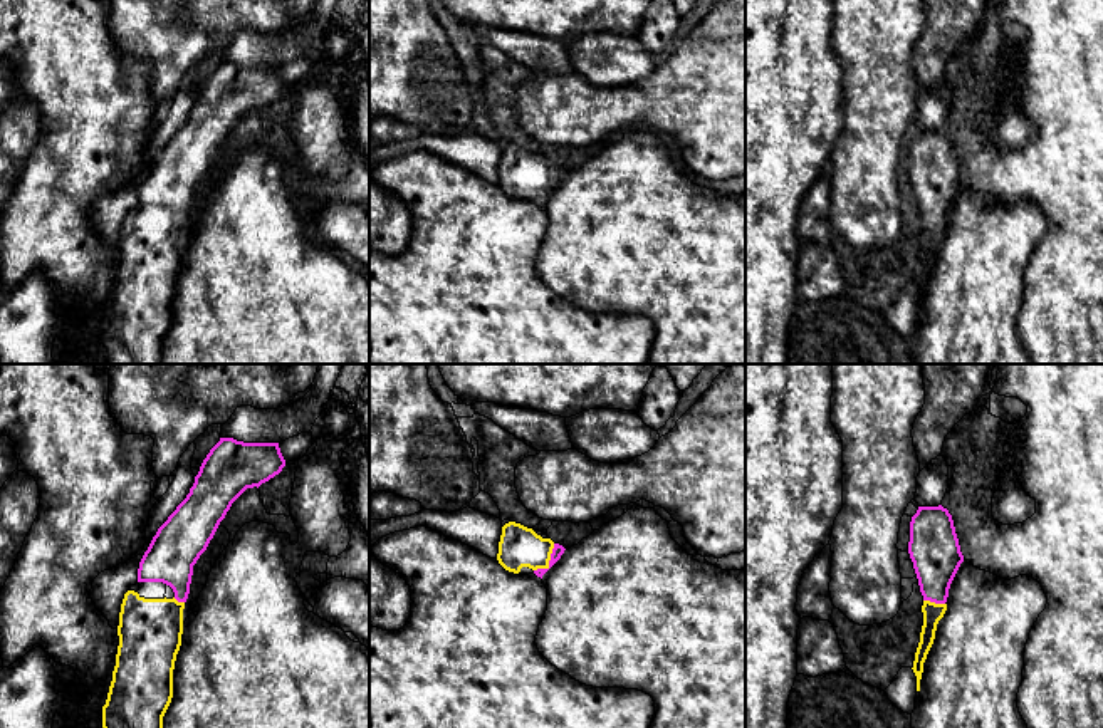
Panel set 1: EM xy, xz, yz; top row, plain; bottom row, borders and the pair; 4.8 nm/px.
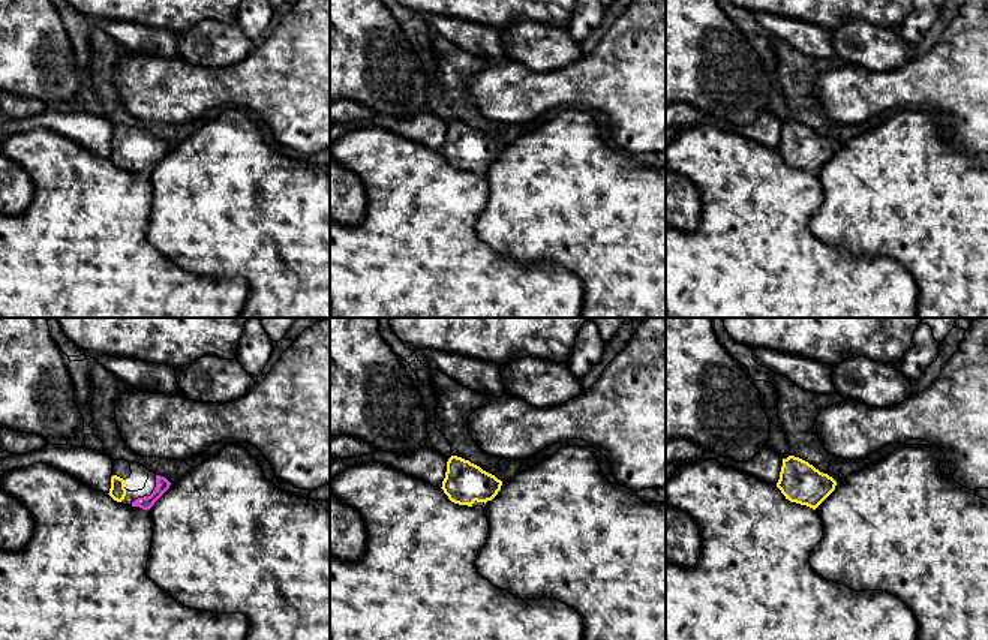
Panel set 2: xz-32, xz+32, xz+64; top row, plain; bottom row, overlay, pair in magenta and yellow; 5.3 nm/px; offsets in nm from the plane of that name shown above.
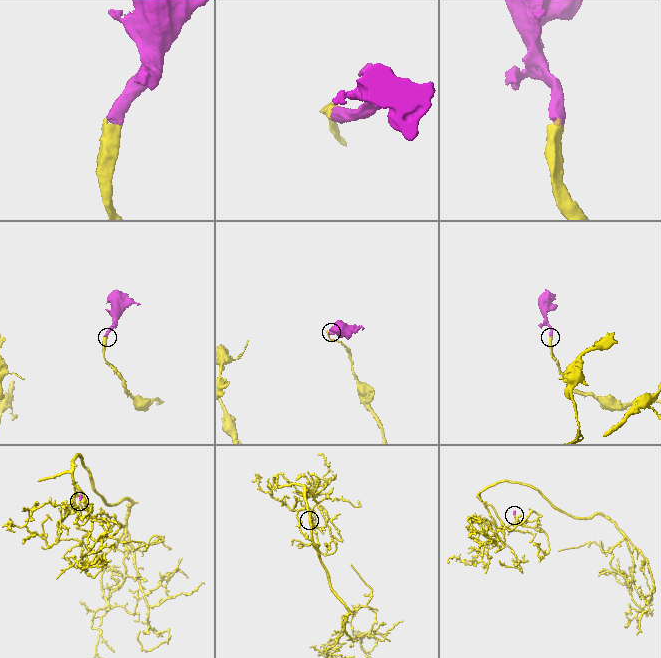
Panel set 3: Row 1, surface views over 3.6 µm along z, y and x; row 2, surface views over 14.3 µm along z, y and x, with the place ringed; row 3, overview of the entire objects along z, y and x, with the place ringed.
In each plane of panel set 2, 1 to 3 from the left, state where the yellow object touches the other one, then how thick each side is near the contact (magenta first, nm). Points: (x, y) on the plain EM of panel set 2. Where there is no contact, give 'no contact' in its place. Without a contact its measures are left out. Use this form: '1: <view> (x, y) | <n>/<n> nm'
1: no contact
2: no contact
3: no contact

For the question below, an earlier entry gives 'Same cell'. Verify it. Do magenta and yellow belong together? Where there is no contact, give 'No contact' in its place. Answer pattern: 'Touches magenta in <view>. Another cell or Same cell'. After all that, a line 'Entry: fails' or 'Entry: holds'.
Touches magenta in xz. Same cell
Entry: holds

